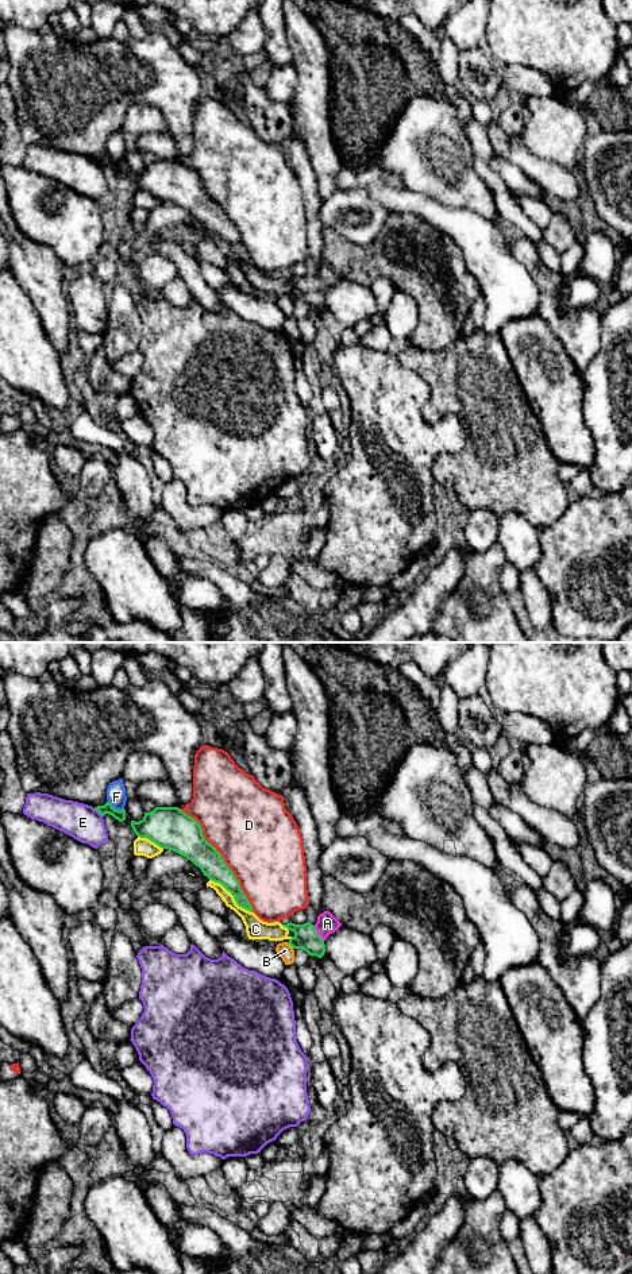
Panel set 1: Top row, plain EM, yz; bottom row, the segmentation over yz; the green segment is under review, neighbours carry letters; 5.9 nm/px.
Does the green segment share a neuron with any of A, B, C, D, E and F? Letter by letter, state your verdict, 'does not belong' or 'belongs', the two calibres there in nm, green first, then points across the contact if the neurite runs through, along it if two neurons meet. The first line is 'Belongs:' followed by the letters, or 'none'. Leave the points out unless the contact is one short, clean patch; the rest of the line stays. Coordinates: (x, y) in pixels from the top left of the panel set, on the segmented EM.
Belongs: A
A: belongs | 140/120 nm | across yz (305, 937), (318, 934), (327, 923)
B: does not belong | 140/90 nm
C: does not belong | 150/120 nm
D: does not belong | 220/480 nm
E: does not belong | 60/220 nm
F: does not belong | 60/110 nm

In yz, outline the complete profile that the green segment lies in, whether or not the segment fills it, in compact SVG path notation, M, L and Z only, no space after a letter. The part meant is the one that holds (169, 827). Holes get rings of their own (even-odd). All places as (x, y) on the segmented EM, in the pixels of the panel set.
M155 807L142 821L131 821L134 833L162 849L173 850L201 869L209 880L221 884L236 904L250 912L253 907L240 889L236 876L221 854L203 835L200 823L178 807Z

